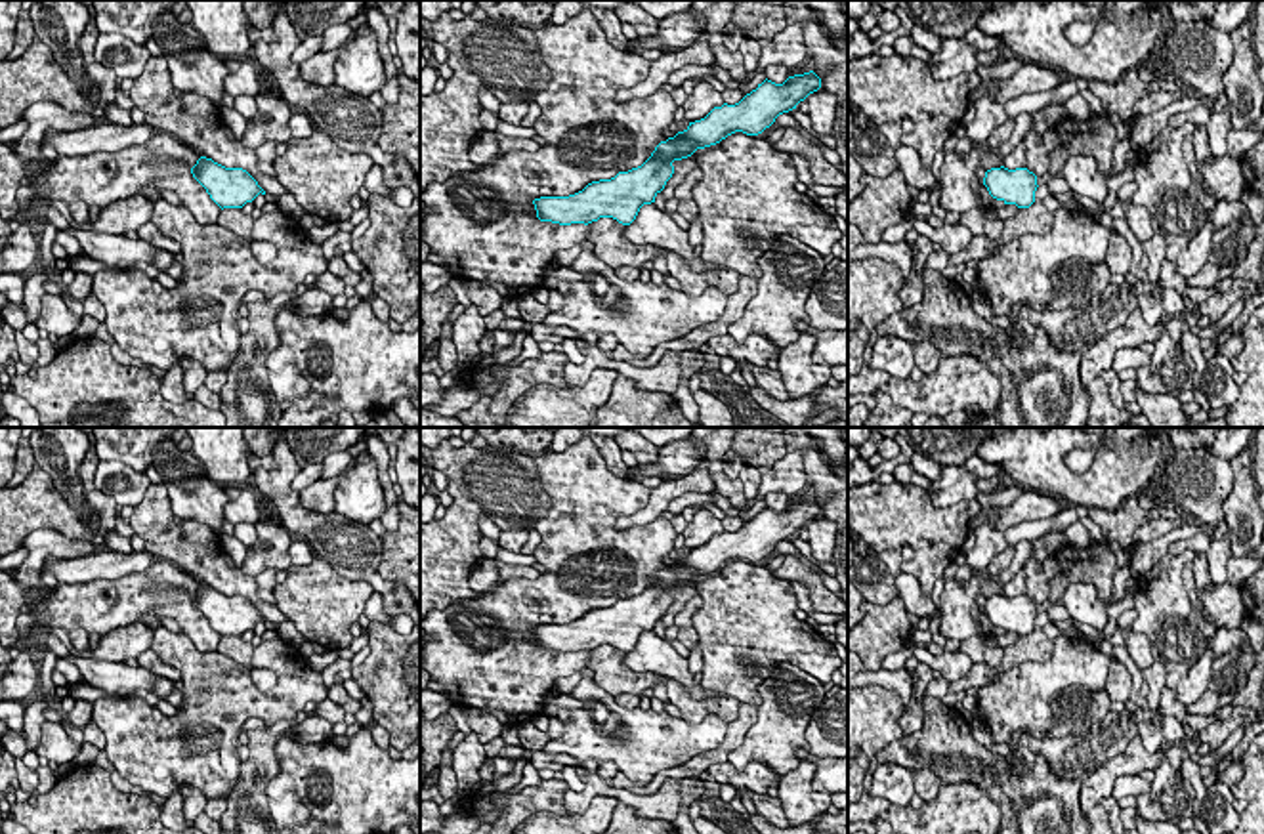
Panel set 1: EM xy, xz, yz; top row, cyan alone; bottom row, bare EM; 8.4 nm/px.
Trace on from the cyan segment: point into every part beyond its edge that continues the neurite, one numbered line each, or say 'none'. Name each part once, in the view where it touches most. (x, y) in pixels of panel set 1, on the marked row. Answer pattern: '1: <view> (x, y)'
none

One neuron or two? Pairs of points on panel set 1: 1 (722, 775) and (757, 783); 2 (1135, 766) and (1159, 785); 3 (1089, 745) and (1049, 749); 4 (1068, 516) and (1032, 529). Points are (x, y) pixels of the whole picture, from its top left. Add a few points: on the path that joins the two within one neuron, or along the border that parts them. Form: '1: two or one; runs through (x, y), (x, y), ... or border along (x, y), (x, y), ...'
1: one; runs through (730, 775), (749, 777)
2: two; border along (1177, 768), (1165, 758), (1152, 770)
3: one; runs through (1079, 749), (1058, 749)
4: one; runs through (1058, 523), (1041, 527)

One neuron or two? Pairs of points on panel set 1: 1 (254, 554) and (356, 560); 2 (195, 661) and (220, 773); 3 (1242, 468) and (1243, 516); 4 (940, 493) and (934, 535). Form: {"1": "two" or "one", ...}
{"1": "two", "2": "one", "3": "one", "4": "two"}

